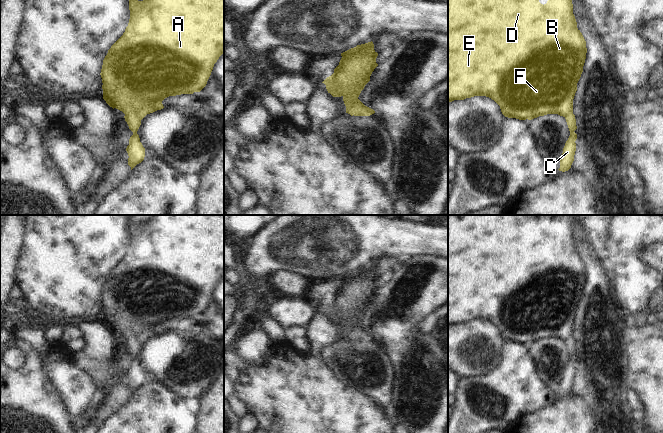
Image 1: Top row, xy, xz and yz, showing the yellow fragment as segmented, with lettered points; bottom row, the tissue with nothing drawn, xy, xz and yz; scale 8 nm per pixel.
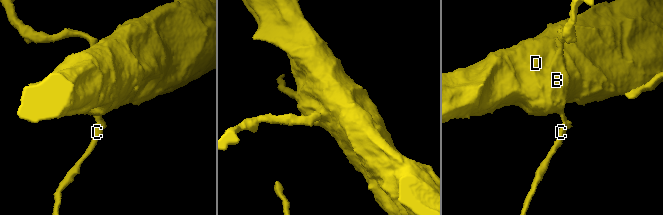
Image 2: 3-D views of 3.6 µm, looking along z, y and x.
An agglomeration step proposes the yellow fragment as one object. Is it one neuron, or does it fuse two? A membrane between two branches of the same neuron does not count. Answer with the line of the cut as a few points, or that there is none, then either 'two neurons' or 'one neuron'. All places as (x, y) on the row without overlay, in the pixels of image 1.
cut none; one neuron

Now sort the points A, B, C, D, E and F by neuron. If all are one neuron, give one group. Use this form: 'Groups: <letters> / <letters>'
Groups: A B C D E F

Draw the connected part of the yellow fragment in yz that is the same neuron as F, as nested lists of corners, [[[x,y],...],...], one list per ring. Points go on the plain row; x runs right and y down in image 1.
[[[448,215],[448,326],[474,320],[486,320],[494,324],[500,330],[502,338],[508,342],[532,344],[547,338],[563,340],[566,343],[570,360],[559,383],[560,392],[558,394],[562,396],[568,395],[574,385],[577,363],[574,355],[577,350],[573,338],[573,323],[577,315],[577,307],[583,296],[586,277],[586,265],[577,252],[569,215],[555,215],[544,229],[539,226],[538,215]]]

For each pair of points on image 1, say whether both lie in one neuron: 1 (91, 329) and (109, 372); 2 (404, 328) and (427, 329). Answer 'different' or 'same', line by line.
1: same
2: different

